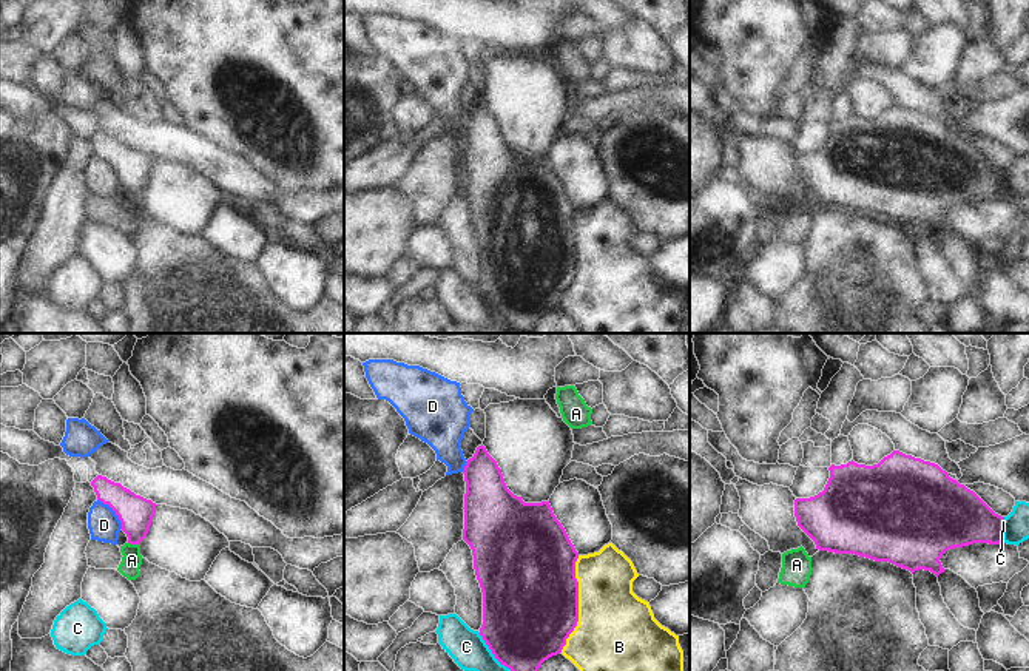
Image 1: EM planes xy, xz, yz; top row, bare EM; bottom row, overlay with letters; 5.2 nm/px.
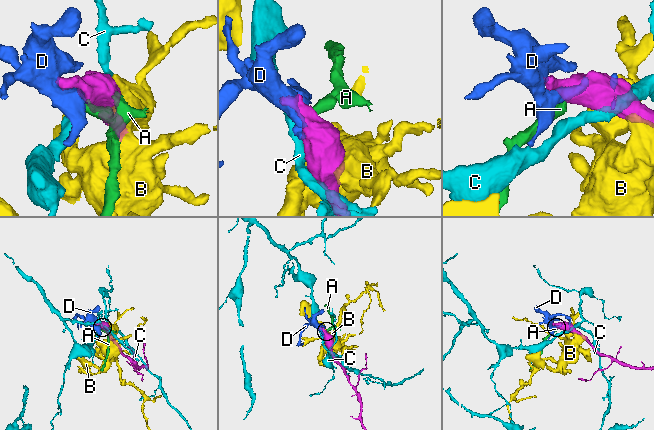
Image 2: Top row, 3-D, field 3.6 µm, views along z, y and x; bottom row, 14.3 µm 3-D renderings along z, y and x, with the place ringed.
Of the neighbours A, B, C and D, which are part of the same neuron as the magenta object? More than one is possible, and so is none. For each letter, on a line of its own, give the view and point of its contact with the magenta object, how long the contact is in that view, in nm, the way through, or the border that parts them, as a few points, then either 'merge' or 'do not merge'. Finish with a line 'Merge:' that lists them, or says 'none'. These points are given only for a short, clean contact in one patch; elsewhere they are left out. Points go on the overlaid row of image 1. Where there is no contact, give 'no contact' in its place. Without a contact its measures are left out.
A: xy (134, 543) | 70 nm | along xy (128, 542), (139, 545) | do not merge
B: xz (577, 603) | 500 nm | do not merge
C: xz (492, 653) | 260 nm | along xz (479, 633), (491, 653), (511, 670) | do not merge
D: xy (114, 511) | 200 nm | do not merge
Merge: none

